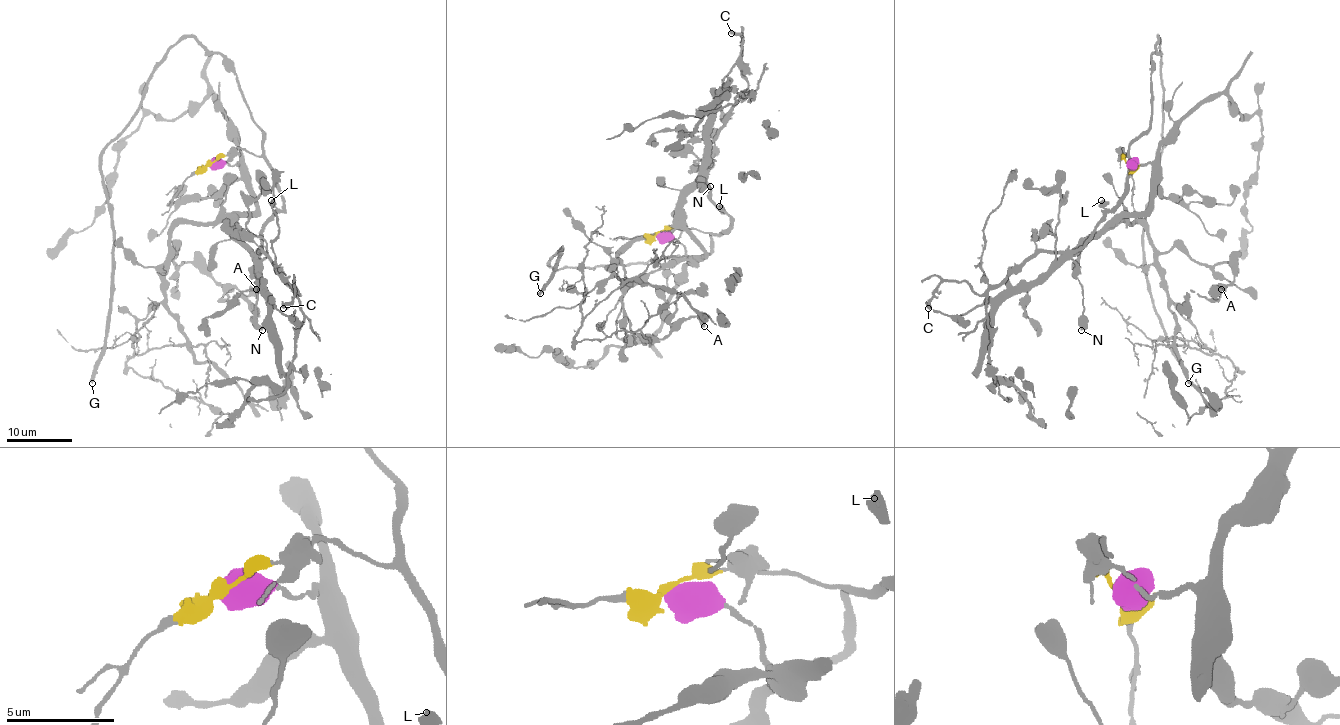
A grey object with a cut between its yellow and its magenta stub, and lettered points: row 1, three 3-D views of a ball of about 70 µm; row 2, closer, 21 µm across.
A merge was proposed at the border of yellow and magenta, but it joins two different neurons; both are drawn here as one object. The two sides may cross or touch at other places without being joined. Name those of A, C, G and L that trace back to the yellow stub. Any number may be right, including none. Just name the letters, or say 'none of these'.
C, G, L

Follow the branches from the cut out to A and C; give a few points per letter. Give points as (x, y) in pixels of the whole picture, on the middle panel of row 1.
A: (658, 233), (688, 256), (704, 251), (683, 228), (627, 245), (625, 318), (663, 338), (691, 317), (704, 327)
C: (658, 233), (719, 233), (730, 225), (707, 183), (709, 142), (748, 86), (742, 39), (730, 32)

